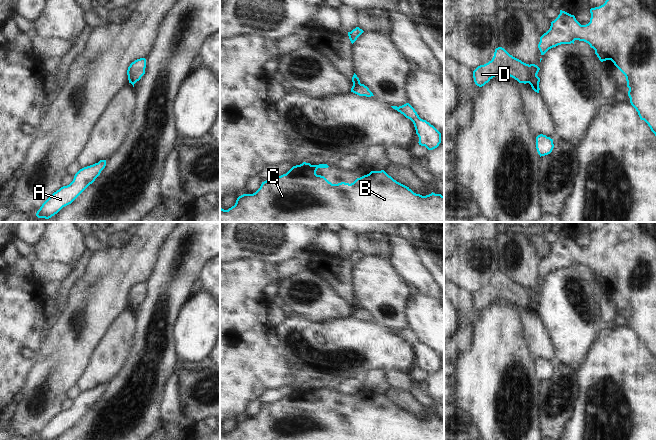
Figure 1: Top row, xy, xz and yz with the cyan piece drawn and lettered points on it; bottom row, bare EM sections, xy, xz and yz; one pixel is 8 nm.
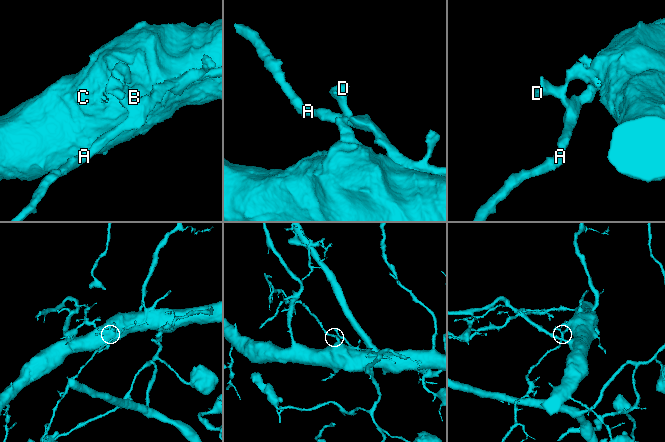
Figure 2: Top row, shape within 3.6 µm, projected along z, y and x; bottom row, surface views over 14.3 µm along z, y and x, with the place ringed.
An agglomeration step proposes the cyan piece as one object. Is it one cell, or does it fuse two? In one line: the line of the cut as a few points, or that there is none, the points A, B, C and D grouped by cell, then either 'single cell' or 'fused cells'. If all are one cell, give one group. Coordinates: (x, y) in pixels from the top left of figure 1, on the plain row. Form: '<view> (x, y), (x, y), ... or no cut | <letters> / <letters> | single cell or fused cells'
yz (536, 298), (527, 306) | A / B C D | fused cells

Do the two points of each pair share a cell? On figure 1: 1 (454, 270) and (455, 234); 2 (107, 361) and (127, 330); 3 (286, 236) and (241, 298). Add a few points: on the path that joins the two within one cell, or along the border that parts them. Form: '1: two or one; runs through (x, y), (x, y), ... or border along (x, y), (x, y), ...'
1: two; border along (458, 245), (454, 250)
2: one; runs through (110, 353), (119, 338)
3: two; border along (244, 258), (260, 258), (273, 265)

